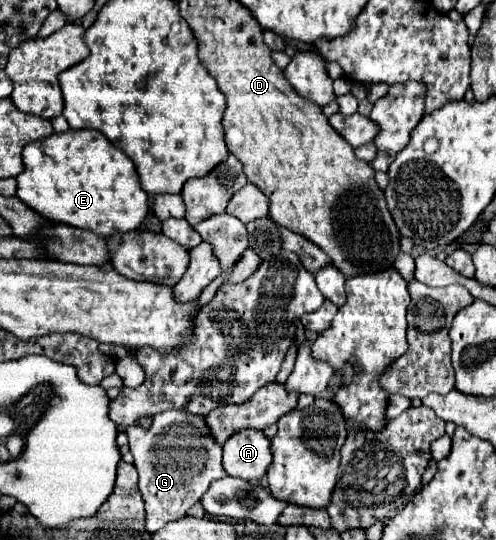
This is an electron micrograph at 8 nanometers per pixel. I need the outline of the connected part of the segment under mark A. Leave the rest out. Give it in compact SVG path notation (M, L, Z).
M236 432L236 436L226 440L222 450L226 474L242 480L262 478L272 462L270 440L262 432Z

